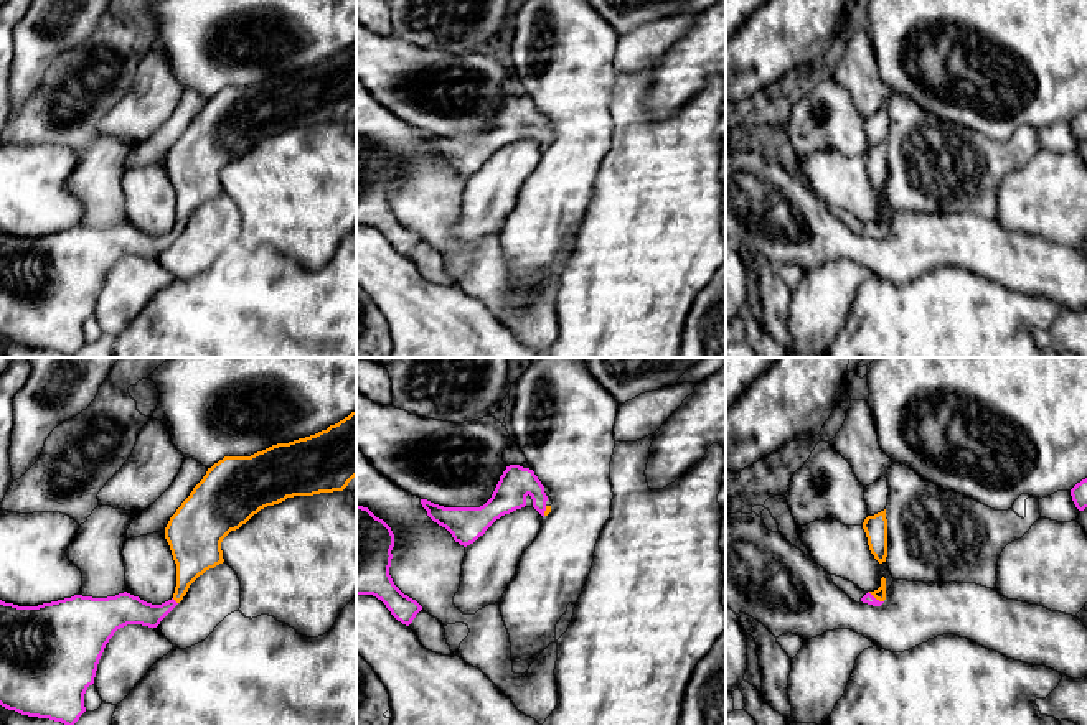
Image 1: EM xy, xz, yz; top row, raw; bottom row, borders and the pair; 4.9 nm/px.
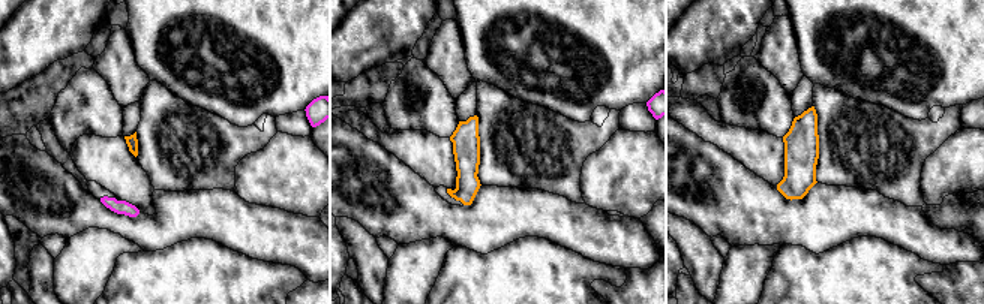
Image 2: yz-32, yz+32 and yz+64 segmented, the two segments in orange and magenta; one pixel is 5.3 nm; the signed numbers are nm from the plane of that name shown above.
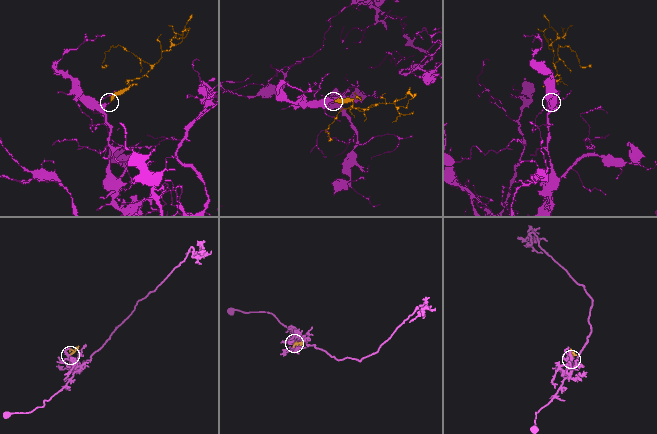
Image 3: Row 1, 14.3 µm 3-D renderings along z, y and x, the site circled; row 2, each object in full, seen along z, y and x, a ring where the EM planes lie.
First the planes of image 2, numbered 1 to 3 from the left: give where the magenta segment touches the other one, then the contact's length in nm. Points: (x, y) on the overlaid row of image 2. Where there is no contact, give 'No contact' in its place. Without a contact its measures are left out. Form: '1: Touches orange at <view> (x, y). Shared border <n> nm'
1: No contact
2: No contact
3: No contact

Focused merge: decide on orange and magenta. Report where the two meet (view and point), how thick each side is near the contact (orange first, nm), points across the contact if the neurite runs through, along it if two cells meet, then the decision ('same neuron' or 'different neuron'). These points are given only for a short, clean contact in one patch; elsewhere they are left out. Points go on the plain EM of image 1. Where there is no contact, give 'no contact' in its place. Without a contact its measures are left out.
contact yz (876, 229); calibres 60 and 50 nm; way yz (879, 224), (876, 229), (868, 229); same neuron

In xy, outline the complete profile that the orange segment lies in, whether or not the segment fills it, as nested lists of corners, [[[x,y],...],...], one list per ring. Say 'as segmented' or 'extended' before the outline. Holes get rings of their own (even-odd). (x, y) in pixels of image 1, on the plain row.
extended | [[[356,41],[315,66],[277,74],[251,87],[224,87],[208,99],[165,158],[176,194],[172,231],[152,236],[127,222],[107,229],[74,226],[38,237],[0,231],[0,336],[21,346],[74,358],[86,343],[84,325],[94,315],[104,278],[117,260],[127,255],[157,259],[200,206],[224,193],[223,170],[261,140],[294,127],[343,122],[355,107]]]

